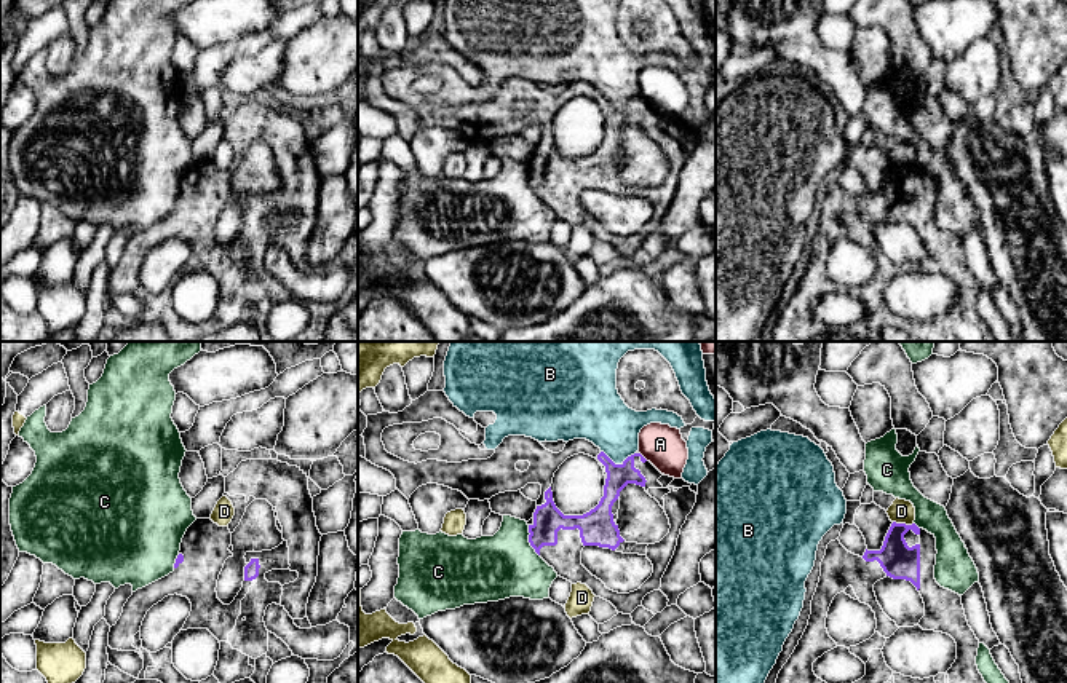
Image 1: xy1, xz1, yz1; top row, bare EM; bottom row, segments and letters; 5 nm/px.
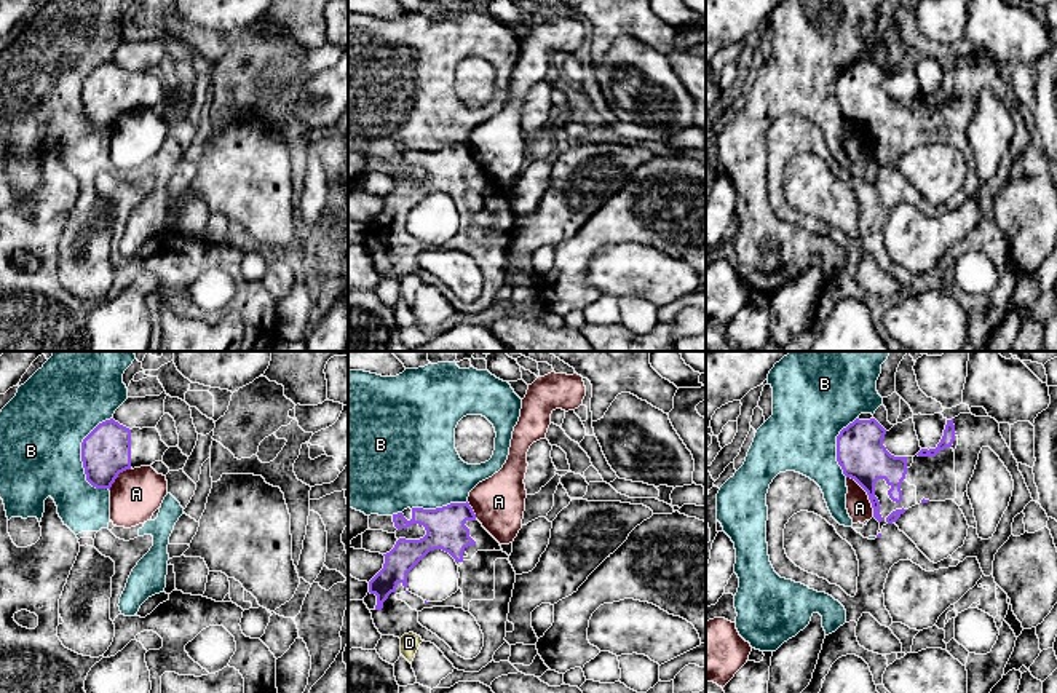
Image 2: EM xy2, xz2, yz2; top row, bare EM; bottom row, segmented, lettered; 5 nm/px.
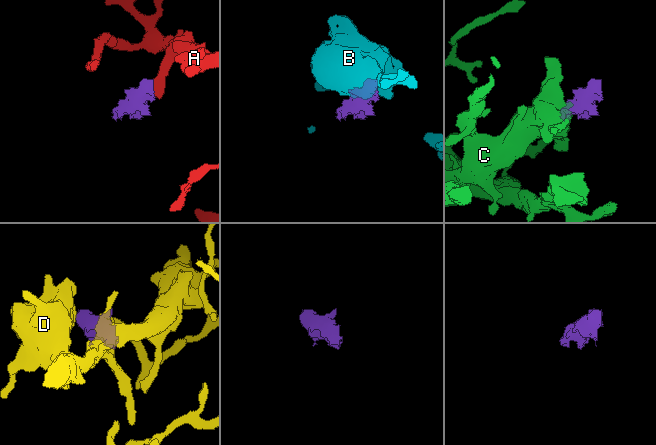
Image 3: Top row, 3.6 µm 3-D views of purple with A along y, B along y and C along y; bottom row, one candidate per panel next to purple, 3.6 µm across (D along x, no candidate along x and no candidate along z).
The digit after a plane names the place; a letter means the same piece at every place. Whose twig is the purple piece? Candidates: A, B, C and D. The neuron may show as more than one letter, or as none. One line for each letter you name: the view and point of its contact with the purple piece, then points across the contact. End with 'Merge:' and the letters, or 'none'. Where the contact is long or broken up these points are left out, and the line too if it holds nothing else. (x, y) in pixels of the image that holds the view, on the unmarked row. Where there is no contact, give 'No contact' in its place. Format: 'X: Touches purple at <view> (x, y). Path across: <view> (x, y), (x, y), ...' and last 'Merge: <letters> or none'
Merge: none

